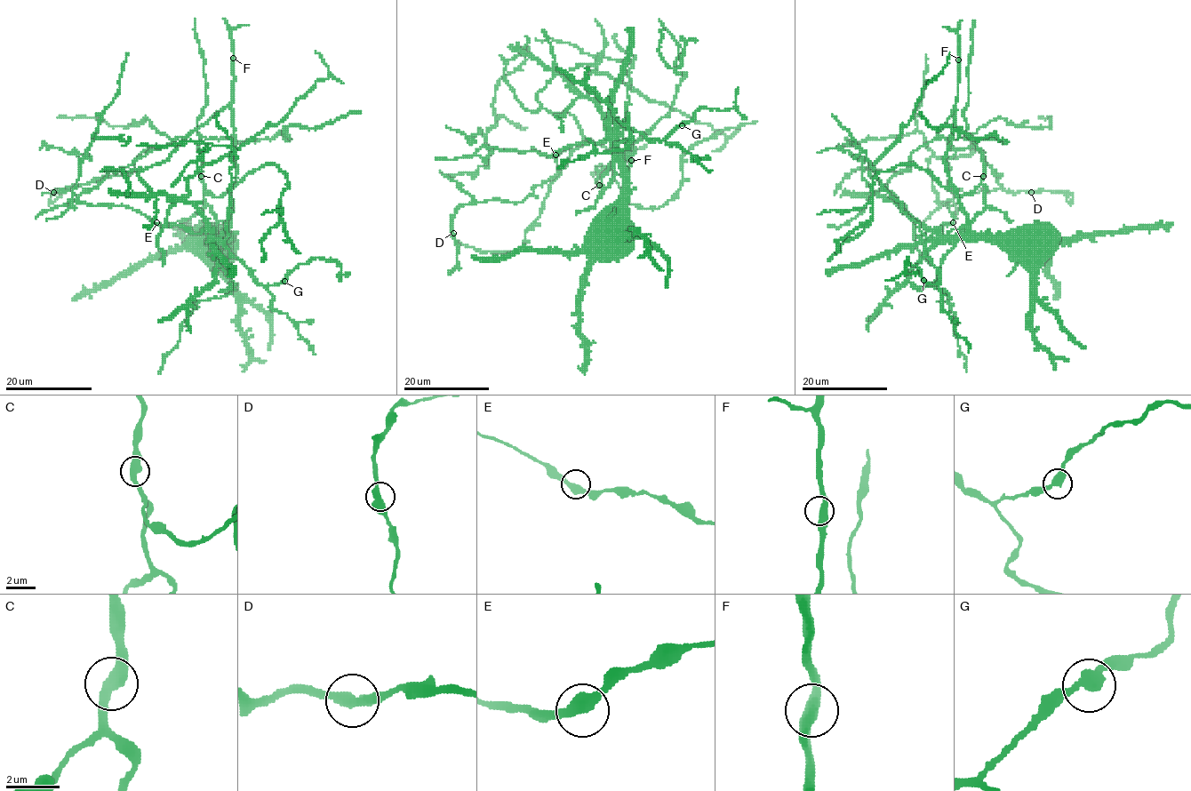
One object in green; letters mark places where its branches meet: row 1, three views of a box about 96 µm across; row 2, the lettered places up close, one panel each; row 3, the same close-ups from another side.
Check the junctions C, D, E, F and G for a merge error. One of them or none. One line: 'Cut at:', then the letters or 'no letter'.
Cut at: no letter

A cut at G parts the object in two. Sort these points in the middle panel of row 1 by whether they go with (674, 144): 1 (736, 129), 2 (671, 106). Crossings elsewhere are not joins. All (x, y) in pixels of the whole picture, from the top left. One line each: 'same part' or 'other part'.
1: same part
2: same part

